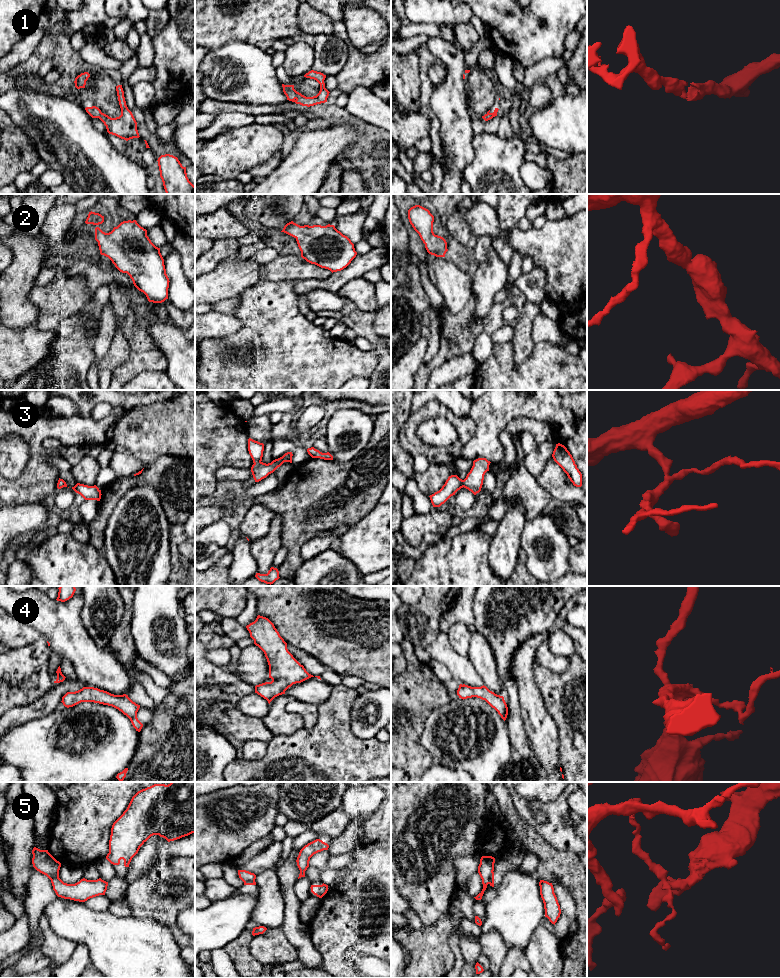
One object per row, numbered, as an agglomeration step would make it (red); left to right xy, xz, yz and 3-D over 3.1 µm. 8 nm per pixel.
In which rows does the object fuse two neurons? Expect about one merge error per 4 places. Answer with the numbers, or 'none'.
5

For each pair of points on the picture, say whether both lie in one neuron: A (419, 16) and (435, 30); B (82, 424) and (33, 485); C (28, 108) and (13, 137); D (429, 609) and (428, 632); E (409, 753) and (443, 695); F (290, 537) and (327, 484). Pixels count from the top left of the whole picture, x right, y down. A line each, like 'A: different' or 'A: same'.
A: different
B: same
C: different
D: same
E: same
F: same

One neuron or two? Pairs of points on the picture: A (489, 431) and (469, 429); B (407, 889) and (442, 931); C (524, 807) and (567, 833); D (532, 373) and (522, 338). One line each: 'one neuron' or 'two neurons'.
A: two neurons
B: two neurons
C: one neuron
D: two neurons

